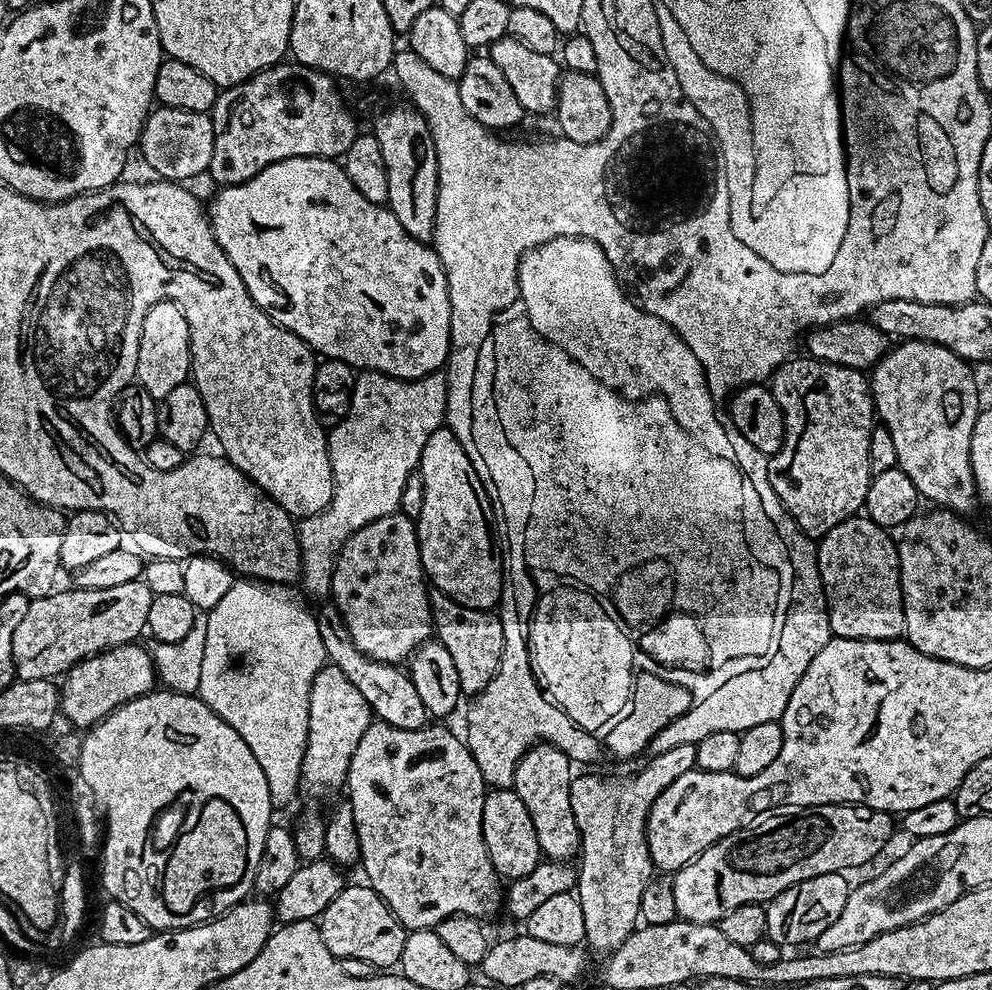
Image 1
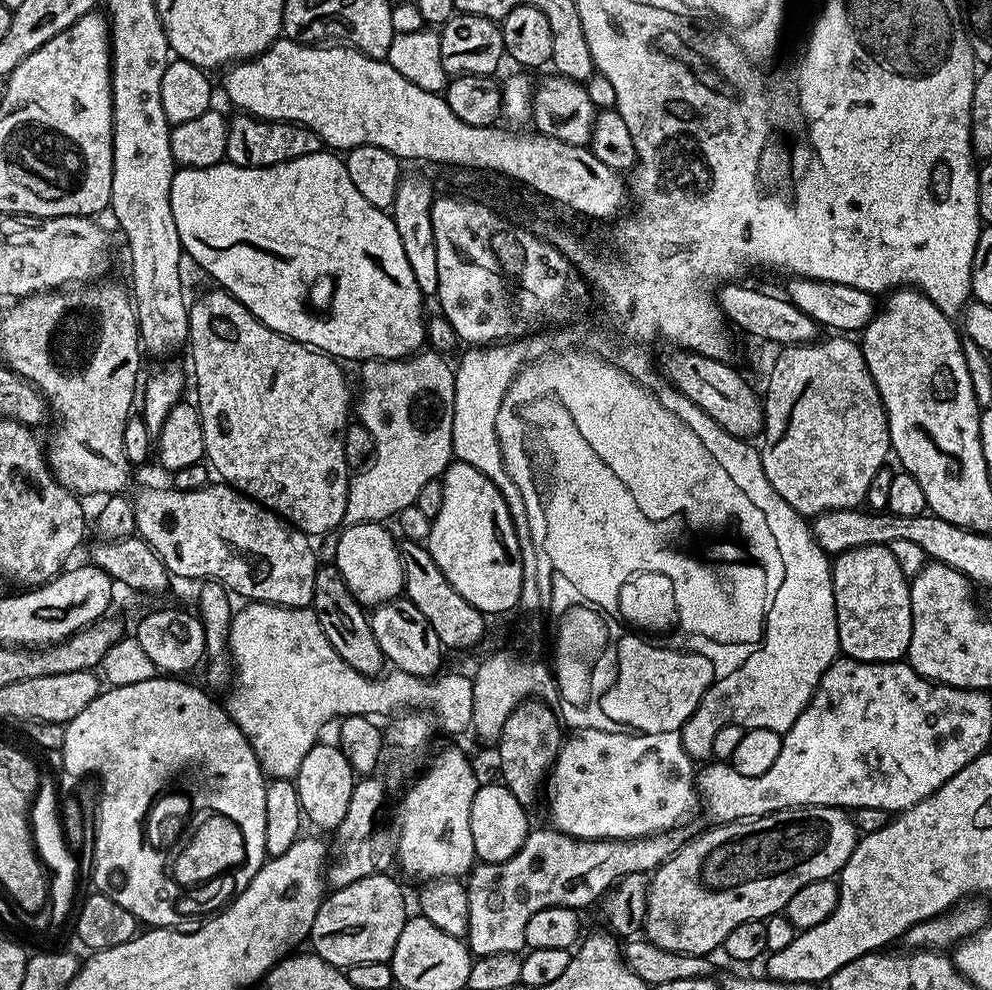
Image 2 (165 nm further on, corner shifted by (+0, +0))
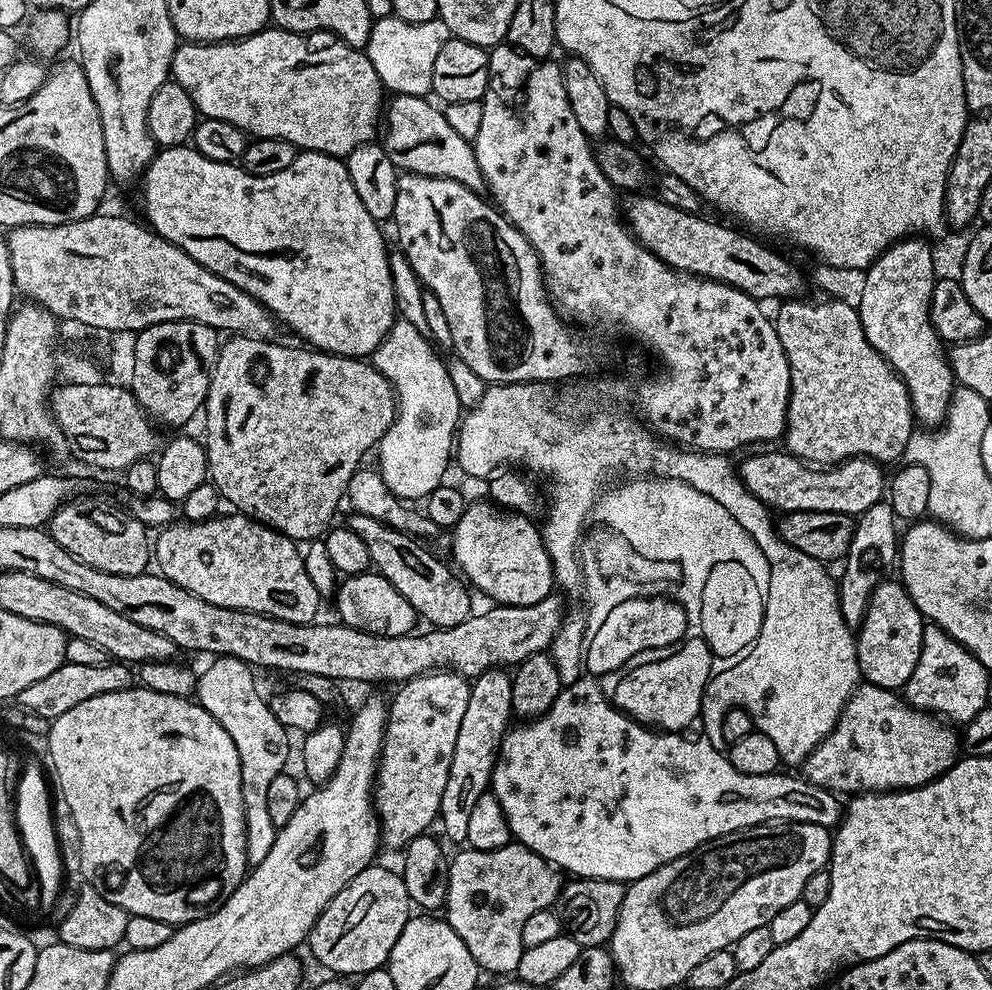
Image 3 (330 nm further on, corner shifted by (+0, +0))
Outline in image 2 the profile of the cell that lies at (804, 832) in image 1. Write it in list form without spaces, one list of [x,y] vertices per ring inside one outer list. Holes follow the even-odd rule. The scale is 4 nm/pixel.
[[[783,808],[769,816],[734,824],[717,824],[709,832],[681,843],[679,850],[651,873],[643,935],[662,950],[708,956],[723,945],[726,934],[742,922],[767,920],[783,913],[784,907],[810,882],[833,879],[856,849],[855,819],[843,808]]]

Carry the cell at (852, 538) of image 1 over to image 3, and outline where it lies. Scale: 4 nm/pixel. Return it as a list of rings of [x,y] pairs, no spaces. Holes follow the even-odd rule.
[[[885,579],[872,592],[864,619],[855,633],[856,657],[861,677],[867,683],[879,688],[900,690],[910,678],[910,674],[914,674],[914,666],[918,666],[926,621],[918,606],[914,606],[903,583],[893,580]]]

